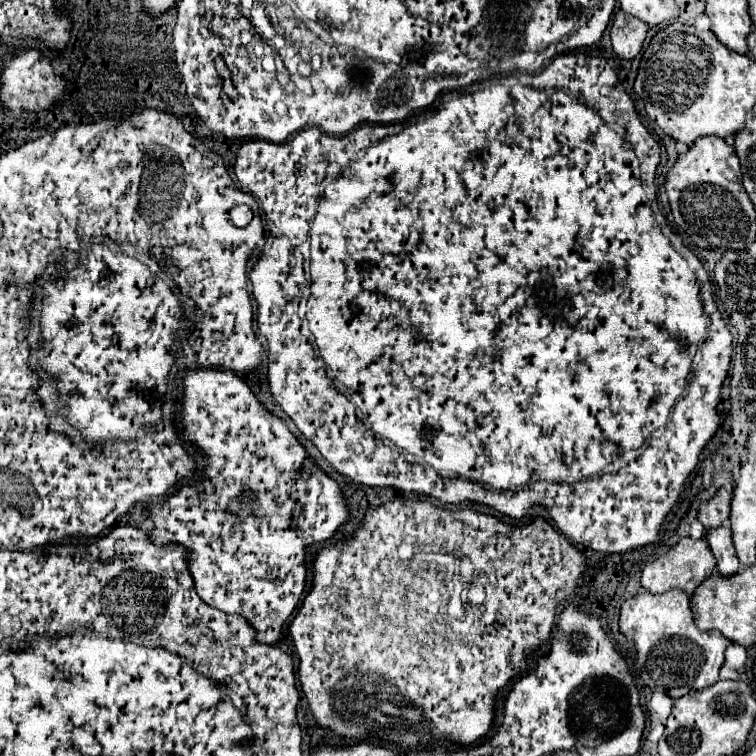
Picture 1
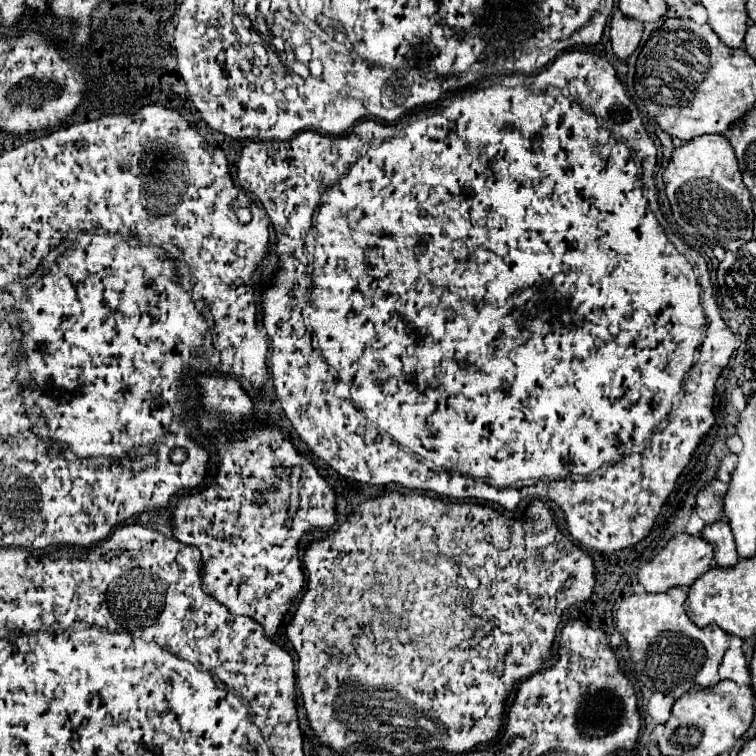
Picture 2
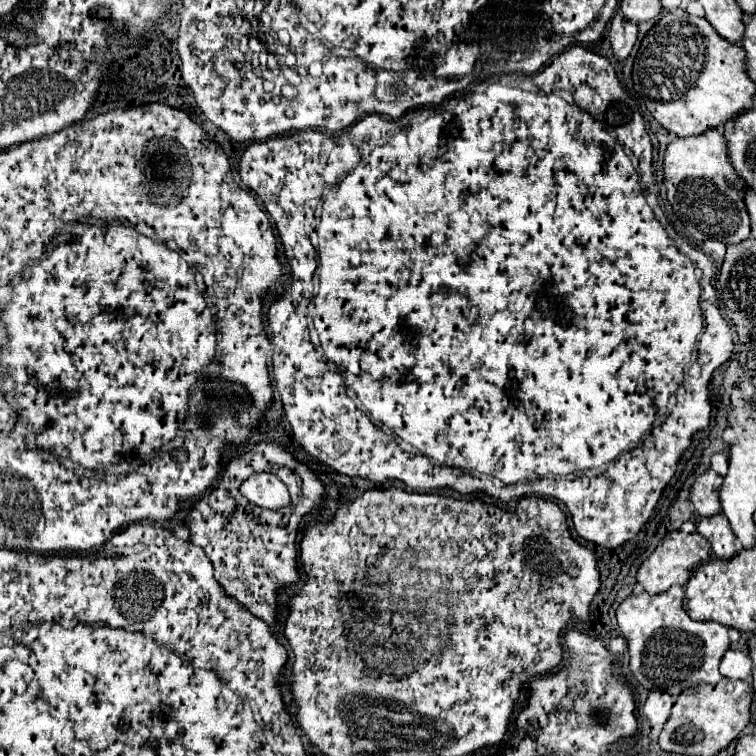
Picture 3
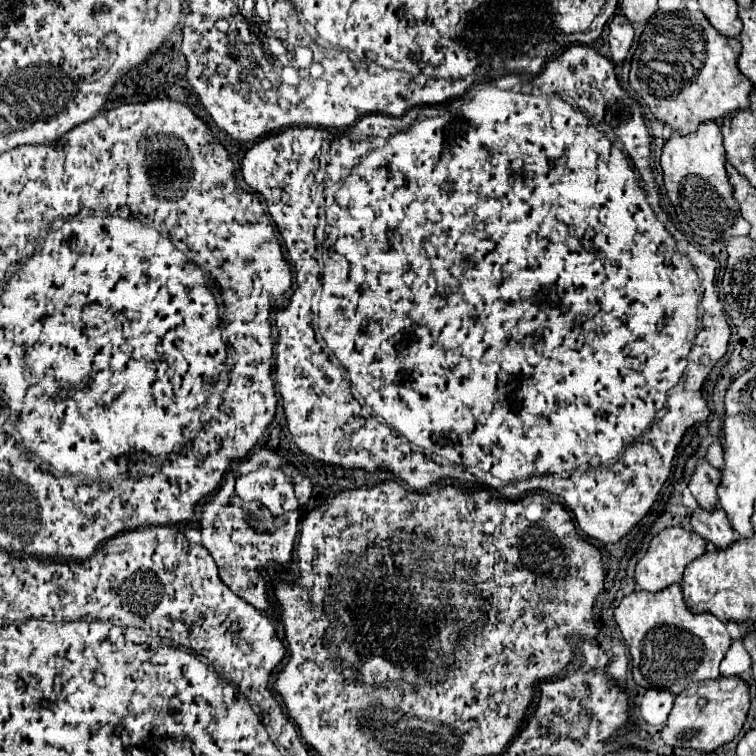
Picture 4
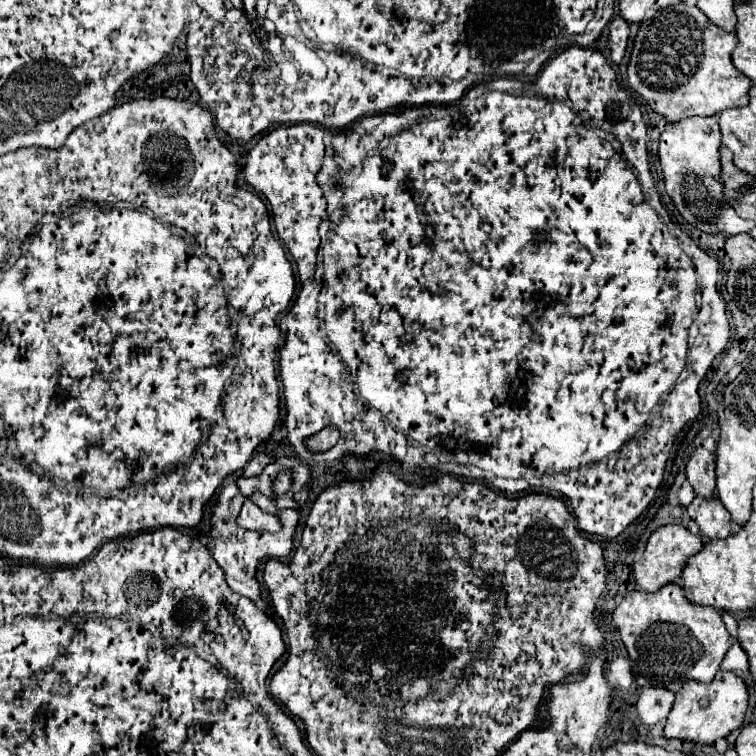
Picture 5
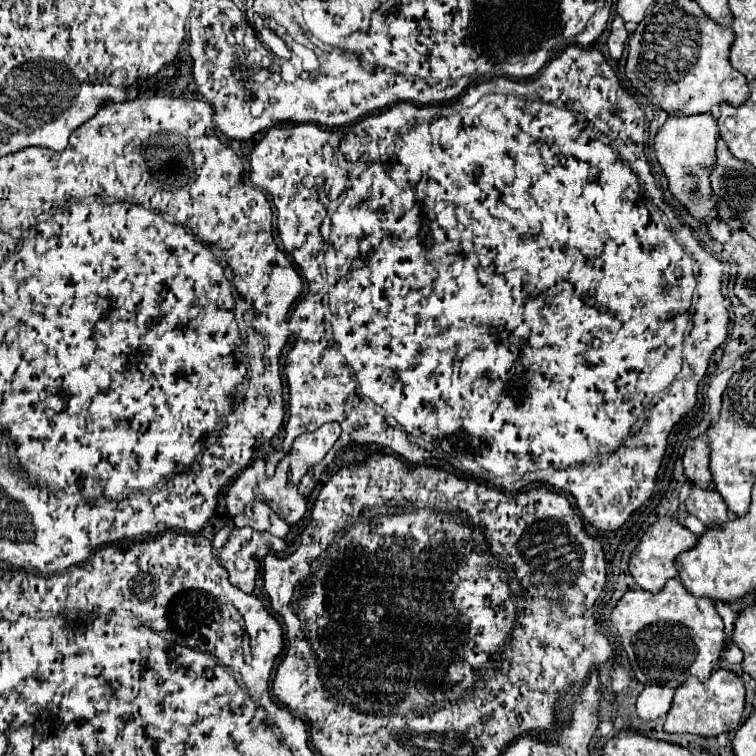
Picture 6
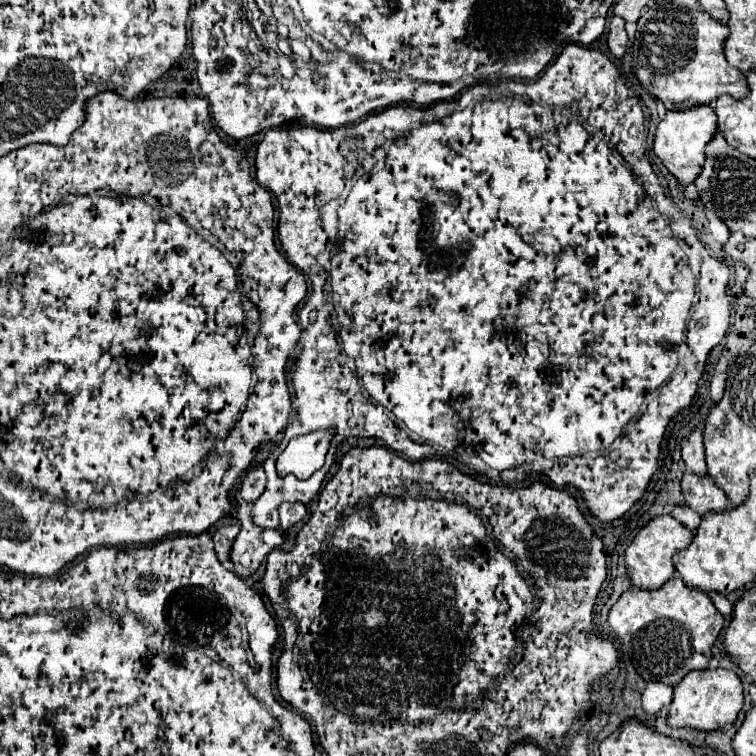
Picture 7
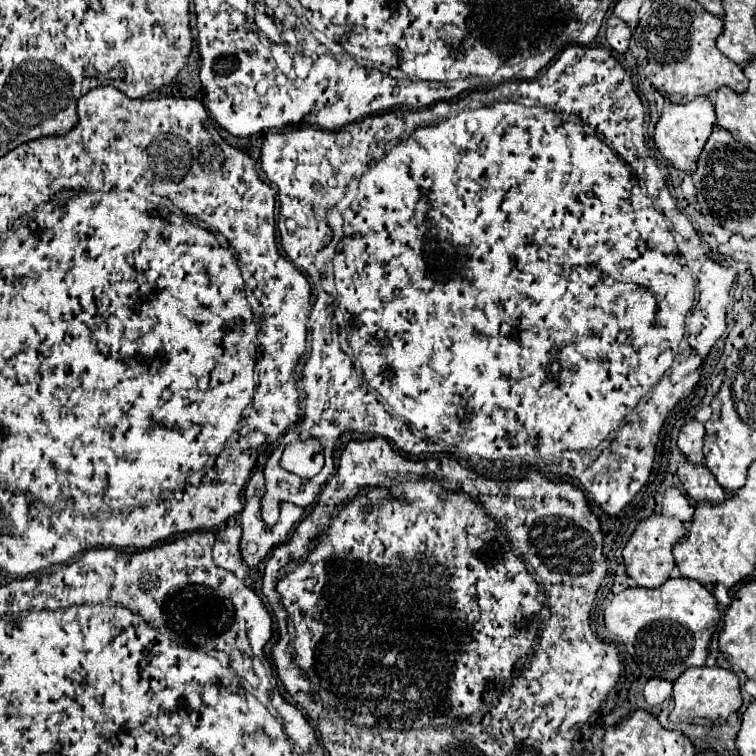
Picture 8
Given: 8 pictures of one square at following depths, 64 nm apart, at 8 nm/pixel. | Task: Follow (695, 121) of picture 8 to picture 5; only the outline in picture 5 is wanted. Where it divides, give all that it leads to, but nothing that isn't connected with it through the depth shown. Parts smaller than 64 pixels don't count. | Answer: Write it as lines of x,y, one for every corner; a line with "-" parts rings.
716,116
686,118
680,122
668,122
658,146
658,158
664,172
666,192
674,200
676,208
686,222
694,224
708,234
742,234
752,228
748,220
740,218
732,208
724,204
724,194
720,192
720,180
714,180
720,172
720,128

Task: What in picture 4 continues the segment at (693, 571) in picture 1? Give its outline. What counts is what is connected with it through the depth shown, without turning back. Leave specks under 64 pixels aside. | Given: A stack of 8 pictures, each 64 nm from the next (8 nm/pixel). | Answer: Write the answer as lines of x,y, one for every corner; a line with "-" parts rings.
670,526
664,528
658,536
652,538
648,552
644,554
644,558
636,564
636,584
646,590
646,592
658,592
668,588
670,584
682,582
682,572
684,568
700,554
706,552
706,540
702,536
698,536
692,530
684,530
682,526

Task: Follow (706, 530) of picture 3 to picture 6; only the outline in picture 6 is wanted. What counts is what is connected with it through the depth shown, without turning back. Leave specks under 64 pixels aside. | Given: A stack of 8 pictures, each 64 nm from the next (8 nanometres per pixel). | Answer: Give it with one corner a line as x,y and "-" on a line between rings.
688,482
688,484
690,484
690,494
684,504
690,514
702,520
704,526
722,524
728,520
728,506
718,490
700,488
694,482

